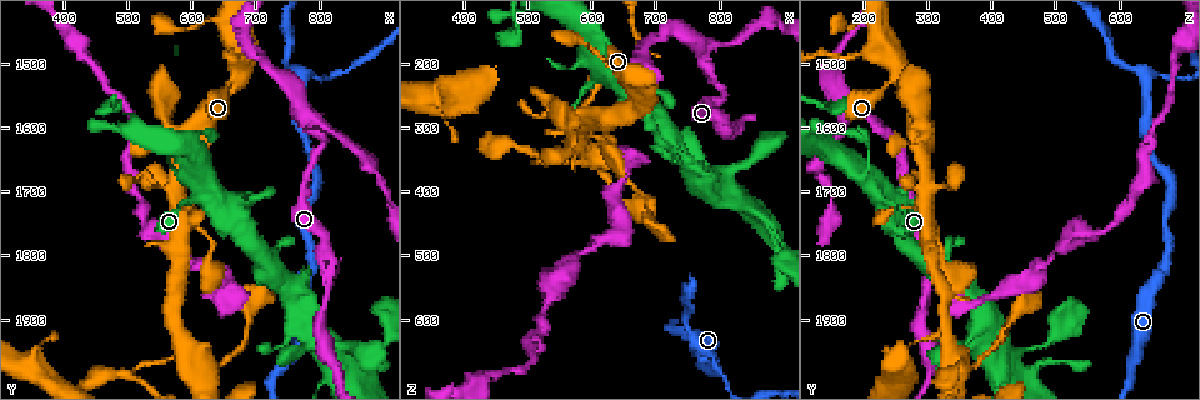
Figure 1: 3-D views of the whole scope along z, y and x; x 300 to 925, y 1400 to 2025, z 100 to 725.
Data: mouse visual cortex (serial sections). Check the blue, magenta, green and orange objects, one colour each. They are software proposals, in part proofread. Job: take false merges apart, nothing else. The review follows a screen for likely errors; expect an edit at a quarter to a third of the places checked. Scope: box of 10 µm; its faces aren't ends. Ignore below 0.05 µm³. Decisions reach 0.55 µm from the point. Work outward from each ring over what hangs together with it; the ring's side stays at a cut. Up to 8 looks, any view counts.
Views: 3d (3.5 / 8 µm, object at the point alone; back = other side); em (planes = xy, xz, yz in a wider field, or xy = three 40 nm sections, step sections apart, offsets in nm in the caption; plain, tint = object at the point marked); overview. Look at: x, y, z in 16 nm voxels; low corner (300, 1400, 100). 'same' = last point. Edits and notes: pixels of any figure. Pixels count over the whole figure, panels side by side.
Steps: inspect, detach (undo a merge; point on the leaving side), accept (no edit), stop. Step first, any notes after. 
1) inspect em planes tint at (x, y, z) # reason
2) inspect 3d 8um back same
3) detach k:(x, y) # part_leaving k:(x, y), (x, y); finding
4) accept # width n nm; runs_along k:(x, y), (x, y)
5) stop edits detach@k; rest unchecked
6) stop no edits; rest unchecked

inspect em planes tint at (670, 1520, 250)

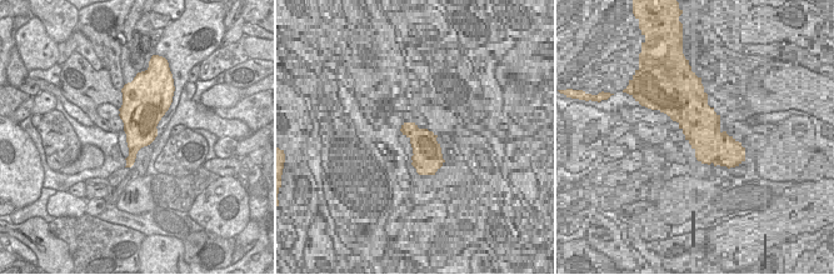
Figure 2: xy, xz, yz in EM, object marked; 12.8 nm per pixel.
inspect 3d 3.5um same

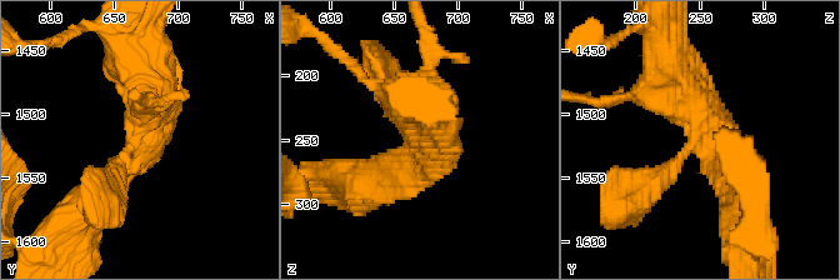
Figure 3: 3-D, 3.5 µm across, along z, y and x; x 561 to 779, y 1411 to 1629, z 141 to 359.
accept # runs_along 3:(644, 195), (695, 141), (736, 184); one cell here

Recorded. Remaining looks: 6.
inspect 3d 3.5um at (770, 1570, 175) # sharp bend

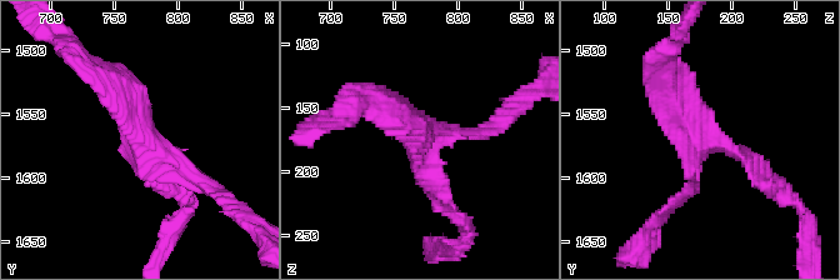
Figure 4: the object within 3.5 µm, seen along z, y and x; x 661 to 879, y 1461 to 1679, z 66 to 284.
accept # arm_widths 150, 150, 400 nm; runs_along 4:(161, 181), (104, 81); one cell here

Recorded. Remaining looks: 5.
inspect 3d 3.5um at (570, 1595, 290) # three-way junction

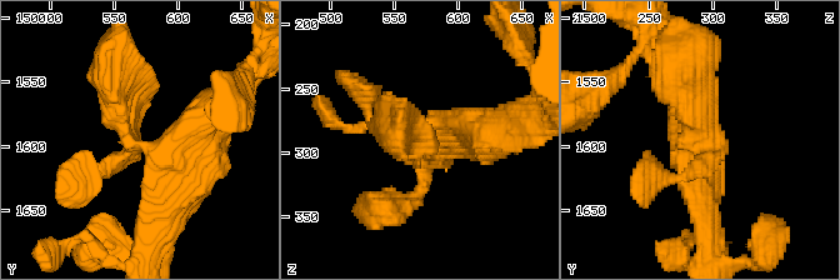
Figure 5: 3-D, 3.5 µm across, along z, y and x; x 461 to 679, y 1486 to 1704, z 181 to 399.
inspect em xy step 5 tint at (566, 1594, 288) # arms 3; arm_widths 150, 350, 400 nm; shape alone is not enough

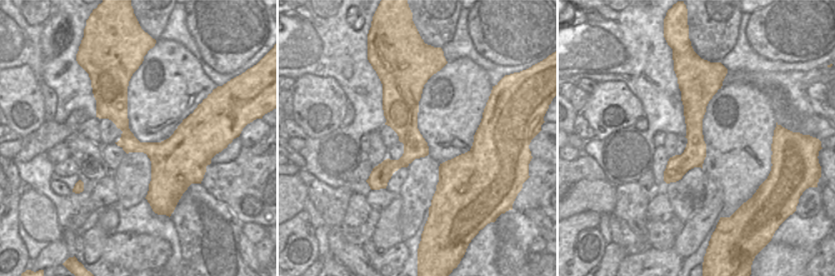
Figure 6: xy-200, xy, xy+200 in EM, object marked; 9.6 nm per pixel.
accept # runs_along 6:(410, 85), (409, 154), (384, 180); all the same cell

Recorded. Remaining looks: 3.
stop no edits; rest unchecked

